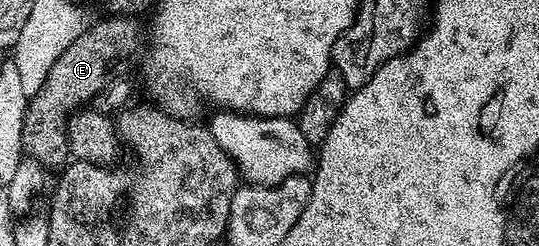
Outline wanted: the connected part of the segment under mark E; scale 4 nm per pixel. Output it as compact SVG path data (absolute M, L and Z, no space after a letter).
M111 17L101 23L85 26L77 39L54 61L46 81L38 93L31 96L25 113L23 150L36 158L46 169L60 169L69 162L68 119L85 106L84 103L103 96L113 81L125 74L128 62L140 47L140 27L135 18Z

